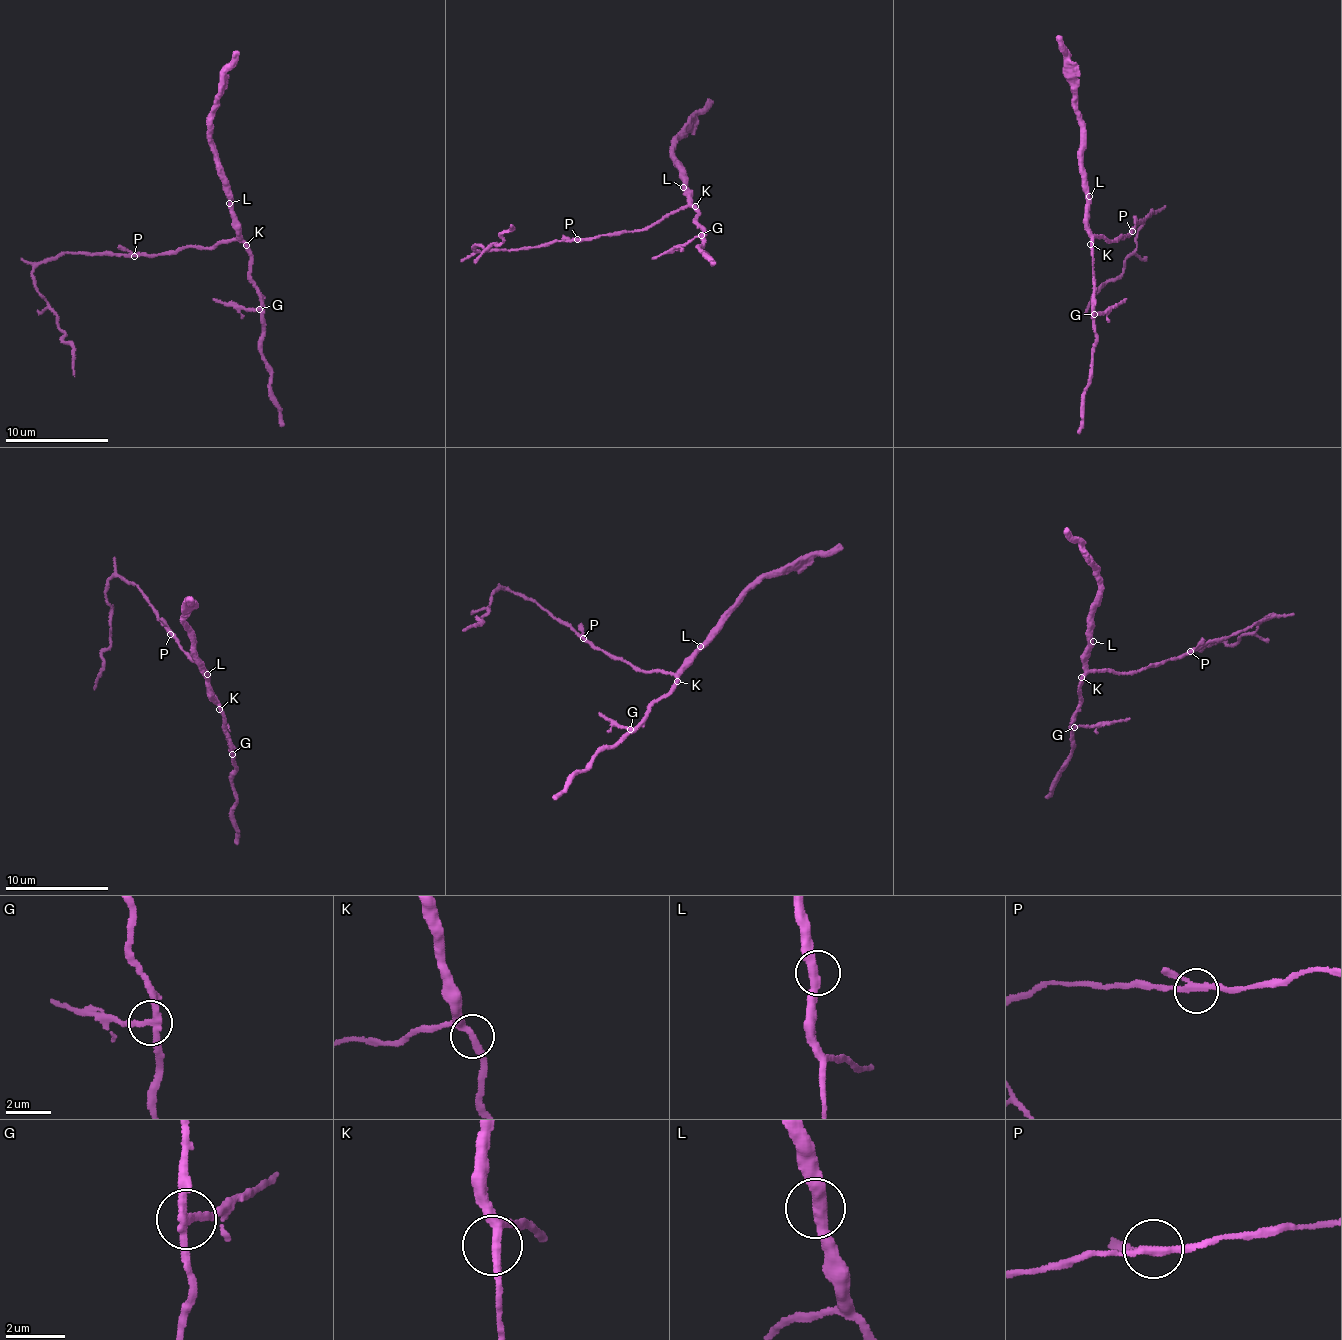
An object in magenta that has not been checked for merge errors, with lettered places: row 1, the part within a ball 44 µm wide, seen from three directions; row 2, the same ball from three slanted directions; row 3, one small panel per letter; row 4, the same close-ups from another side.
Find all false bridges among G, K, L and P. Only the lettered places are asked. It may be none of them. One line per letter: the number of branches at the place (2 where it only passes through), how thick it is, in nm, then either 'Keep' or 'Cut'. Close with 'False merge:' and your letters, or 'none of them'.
G: Branches: 3. Thickness 240 nm. Cut
K: Branches: 3. Thickness 240 nm. Keep
L: Branches: 2. Thickness 400 nm. Keep
P: Branches: 3. Thickness 220 nm. Keep
False merge: G

